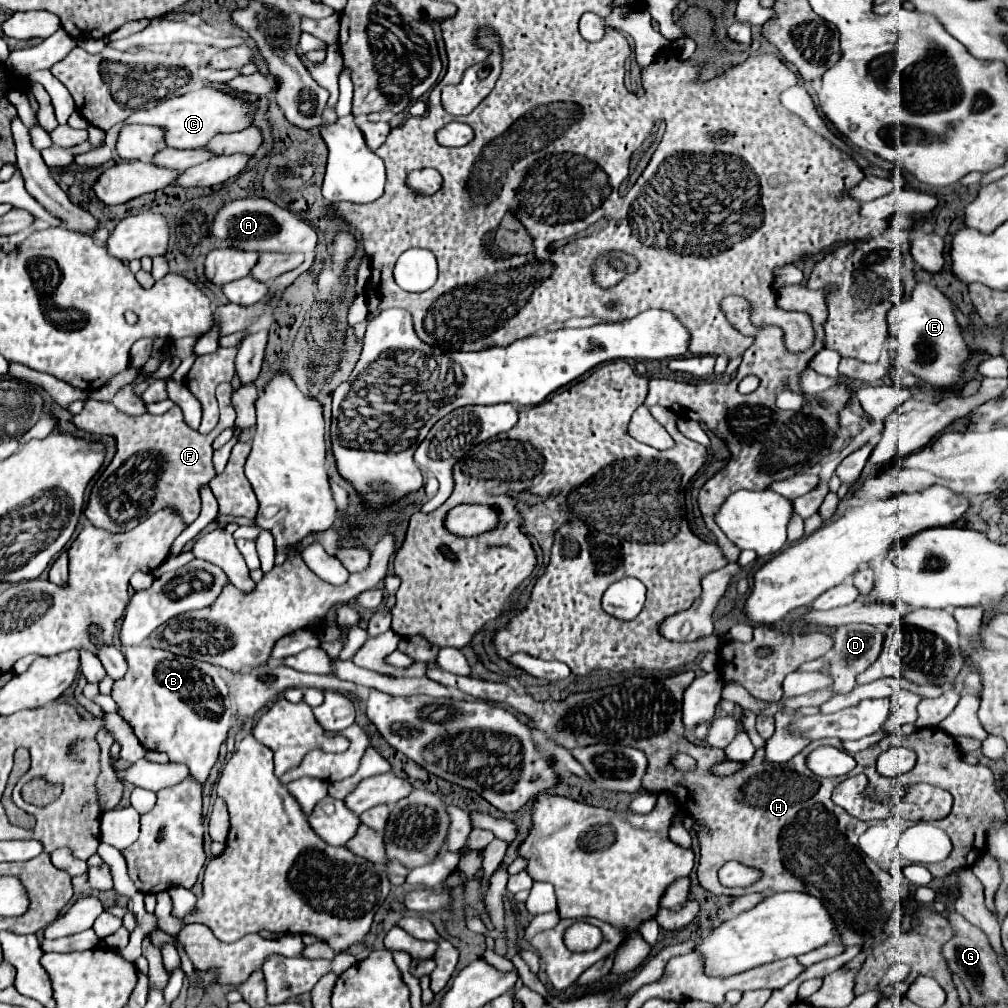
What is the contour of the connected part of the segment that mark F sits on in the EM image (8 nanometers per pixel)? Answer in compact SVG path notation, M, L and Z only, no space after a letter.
M221 383L217 391L219 401L219 423L217 427L201 435L185 425L181 409L175 405L163 415L123 415L111 403L87 399L79 415L73 417L73 425L91 435L111 435L115 439L117 451L111 463L95 481L89 503L85 505L85 517L97 529L107 529L109 533L125 533L141 523L145 515L157 513L171 505L175 513L183 517L183 523L191 525L201 511L199 487L211 481L211 443L225 429L235 429L235 409L231 407L231 383Z

